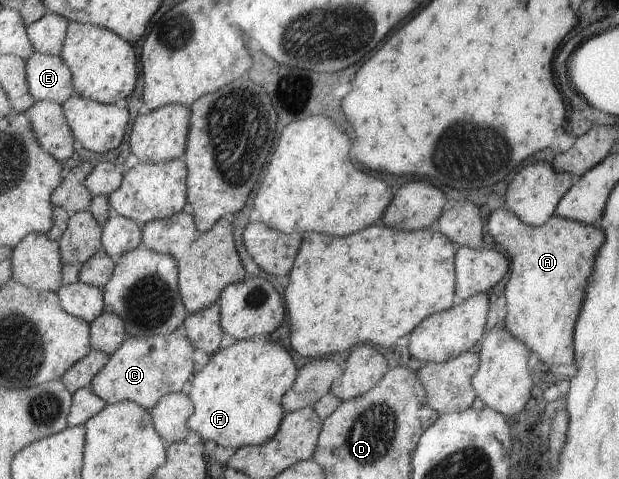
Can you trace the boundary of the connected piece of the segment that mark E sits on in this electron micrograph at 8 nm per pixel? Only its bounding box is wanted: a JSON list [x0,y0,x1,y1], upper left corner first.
[25,53,74,105]

